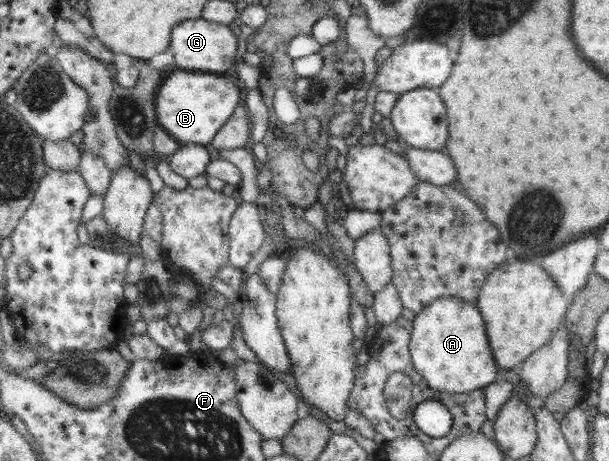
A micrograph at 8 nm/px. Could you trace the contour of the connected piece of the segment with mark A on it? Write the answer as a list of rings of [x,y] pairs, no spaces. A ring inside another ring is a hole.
[[[446,296],[432,301],[414,317],[409,350],[416,372],[437,392],[463,394],[496,381],[499,367],[476,304]]]

